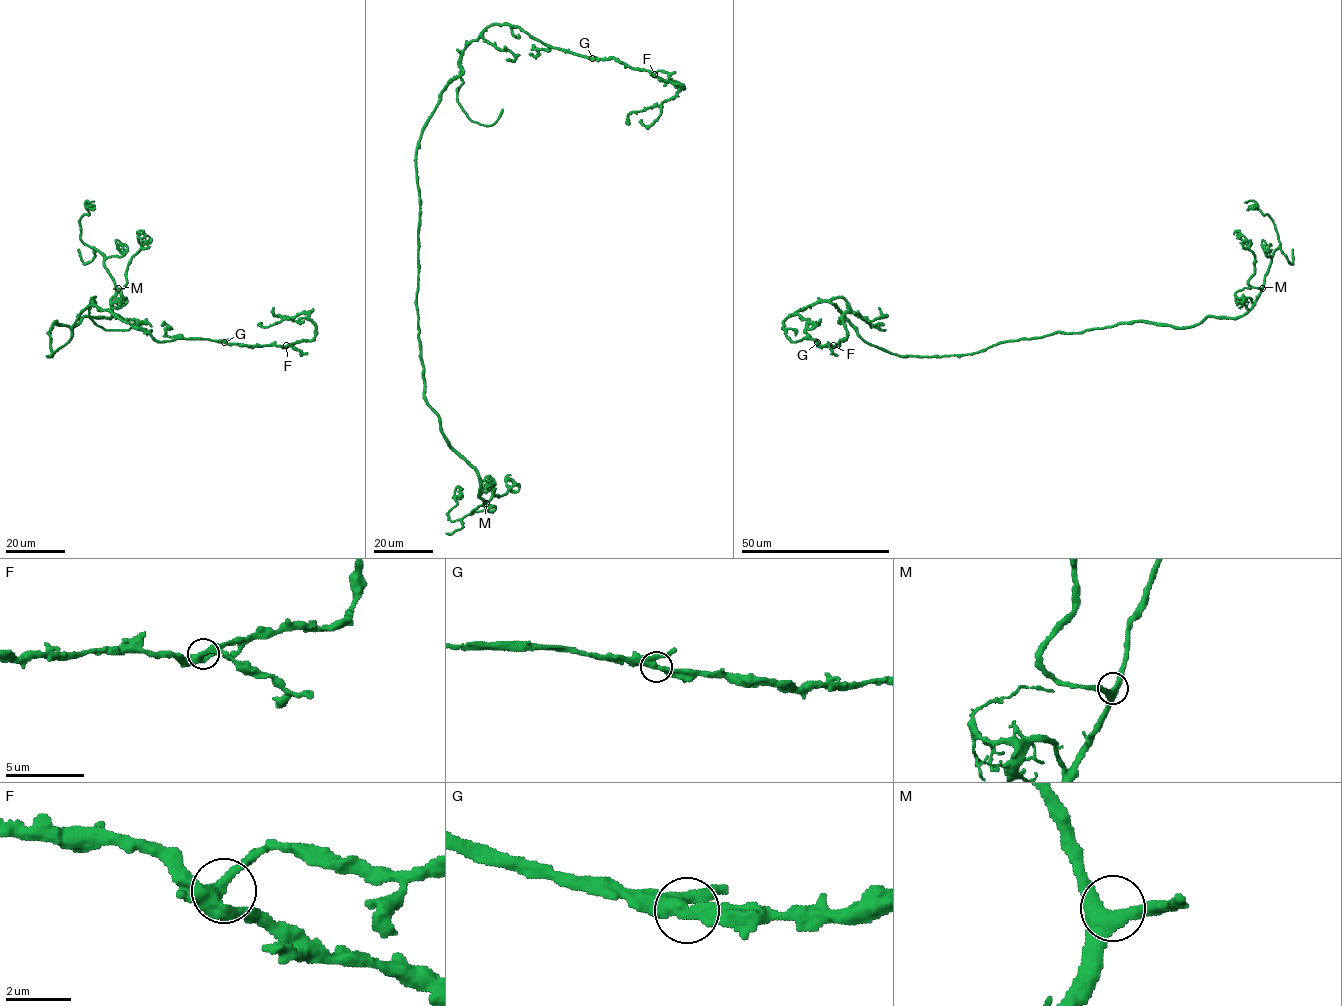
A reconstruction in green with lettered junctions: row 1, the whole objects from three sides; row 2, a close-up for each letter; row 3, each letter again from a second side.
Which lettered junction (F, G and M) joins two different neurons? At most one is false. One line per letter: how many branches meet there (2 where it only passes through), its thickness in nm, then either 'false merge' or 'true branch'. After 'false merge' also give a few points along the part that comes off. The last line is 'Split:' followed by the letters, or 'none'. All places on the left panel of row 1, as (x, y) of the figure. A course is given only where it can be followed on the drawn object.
F: 3 | 360 nm | true branch
G: 3 | 380 nm | true branch
M: 3 | 360 nm | true branch
Split: none

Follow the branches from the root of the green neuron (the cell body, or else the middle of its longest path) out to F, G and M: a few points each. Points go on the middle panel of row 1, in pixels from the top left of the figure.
F: (416, 165), (422, 130), (463, 72), (463, 50), (491, 25), (654, 74)
G: (416, 165), (426, 121), (447, 85), (463, 72), (463, 50), (487, 27), (517, 26), (547, 45), (592, 59)
M: (416, 165), (416, 306), (424, 396), (439, 418), (445, 440), (475, 469), (479, 497), (486, 503)

